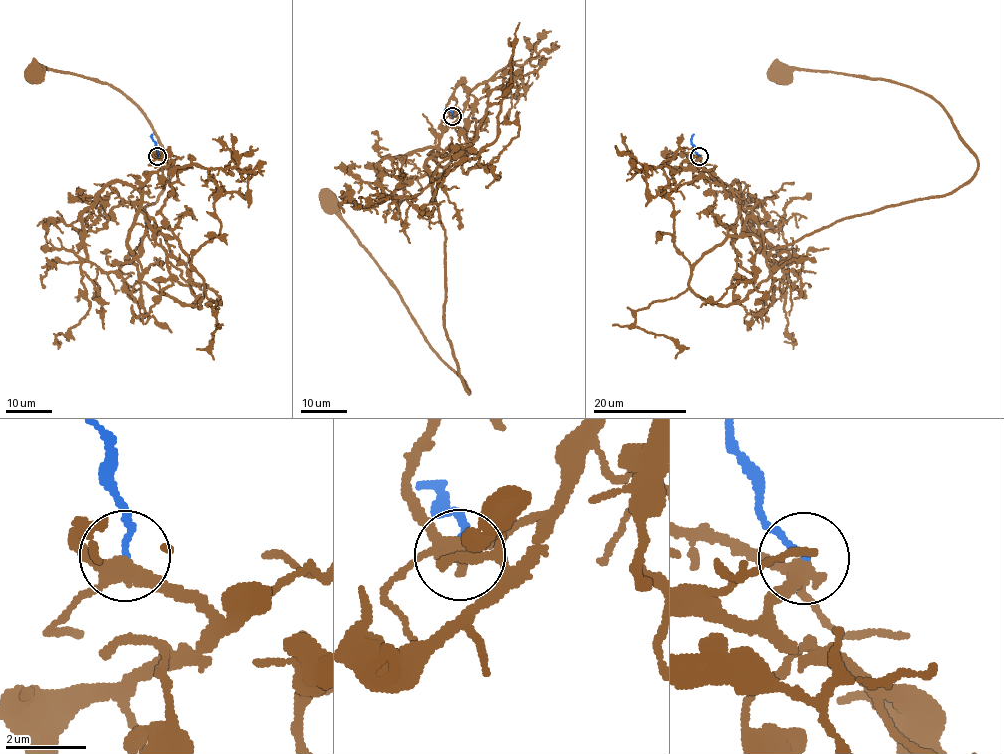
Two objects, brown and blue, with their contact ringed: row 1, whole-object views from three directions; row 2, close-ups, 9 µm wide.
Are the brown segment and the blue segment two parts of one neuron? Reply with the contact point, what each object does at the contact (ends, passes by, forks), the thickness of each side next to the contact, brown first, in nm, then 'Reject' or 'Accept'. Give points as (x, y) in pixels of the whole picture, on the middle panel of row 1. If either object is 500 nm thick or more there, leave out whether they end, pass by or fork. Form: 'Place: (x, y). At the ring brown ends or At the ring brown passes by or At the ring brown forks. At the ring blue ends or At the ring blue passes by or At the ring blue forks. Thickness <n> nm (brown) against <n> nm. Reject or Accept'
Place: (452, 116). At the ring brown forks. At the ring blue ends. Thickness 340 nm (brown) against 140 nm. Reject

